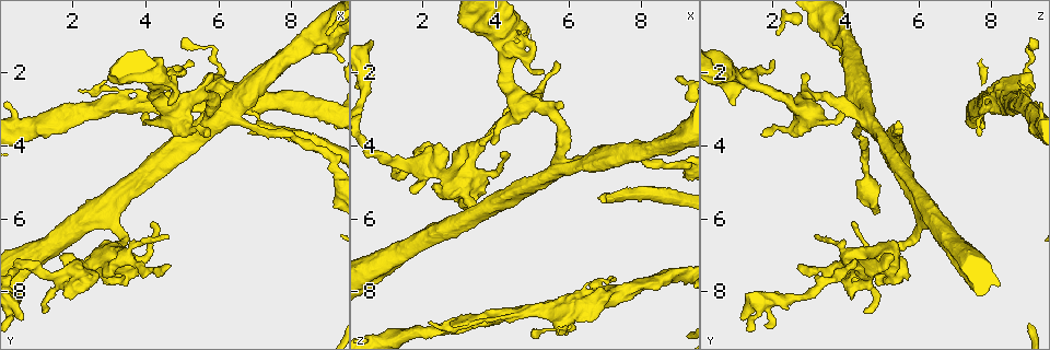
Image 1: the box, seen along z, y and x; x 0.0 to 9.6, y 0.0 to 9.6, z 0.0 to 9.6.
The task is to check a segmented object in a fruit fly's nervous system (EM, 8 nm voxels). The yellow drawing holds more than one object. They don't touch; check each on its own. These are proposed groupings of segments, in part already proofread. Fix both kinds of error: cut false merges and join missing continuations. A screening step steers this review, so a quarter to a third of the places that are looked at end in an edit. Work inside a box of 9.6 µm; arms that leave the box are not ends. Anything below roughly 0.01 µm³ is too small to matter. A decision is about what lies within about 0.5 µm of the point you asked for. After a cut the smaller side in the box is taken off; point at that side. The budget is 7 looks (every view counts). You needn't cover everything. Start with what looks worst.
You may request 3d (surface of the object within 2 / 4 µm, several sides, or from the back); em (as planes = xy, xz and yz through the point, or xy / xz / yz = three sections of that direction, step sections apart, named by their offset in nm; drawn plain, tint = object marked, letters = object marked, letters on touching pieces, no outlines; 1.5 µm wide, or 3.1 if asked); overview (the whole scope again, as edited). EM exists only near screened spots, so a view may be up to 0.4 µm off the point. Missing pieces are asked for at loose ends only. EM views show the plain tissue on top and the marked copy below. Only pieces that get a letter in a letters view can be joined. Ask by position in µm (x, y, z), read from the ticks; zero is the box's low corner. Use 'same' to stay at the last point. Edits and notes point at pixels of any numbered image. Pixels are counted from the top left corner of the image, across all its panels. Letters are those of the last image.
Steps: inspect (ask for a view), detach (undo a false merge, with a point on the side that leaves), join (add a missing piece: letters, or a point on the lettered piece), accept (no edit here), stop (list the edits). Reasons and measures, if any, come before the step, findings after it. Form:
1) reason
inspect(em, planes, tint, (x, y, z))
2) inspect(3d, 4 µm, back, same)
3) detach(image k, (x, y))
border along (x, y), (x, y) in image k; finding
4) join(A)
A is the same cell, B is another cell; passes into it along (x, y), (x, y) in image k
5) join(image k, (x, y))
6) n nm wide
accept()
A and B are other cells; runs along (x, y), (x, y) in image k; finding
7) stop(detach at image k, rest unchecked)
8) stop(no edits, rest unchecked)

two arms in line, one across
inspect(em, planes, letters, (6.00, 3.10, 4.60))

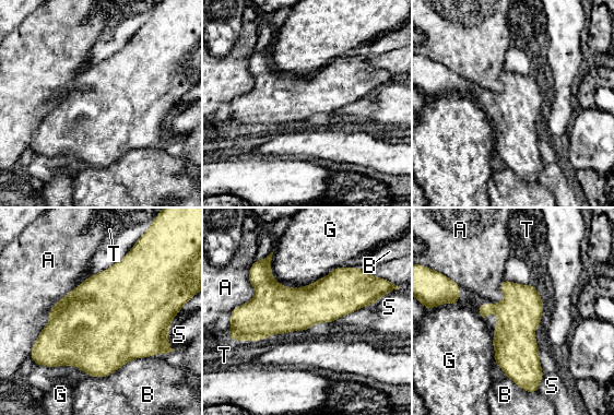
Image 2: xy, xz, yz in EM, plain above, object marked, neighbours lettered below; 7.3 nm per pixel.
accept()
A, B, G, S and T are other cells; border along (83, 281), (49, 310), (31, 347) in image 2; continuous, no second cell

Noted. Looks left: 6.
abrupt turn
inspect(3d, 2 µm, (3.95, 7.15, 4.80))

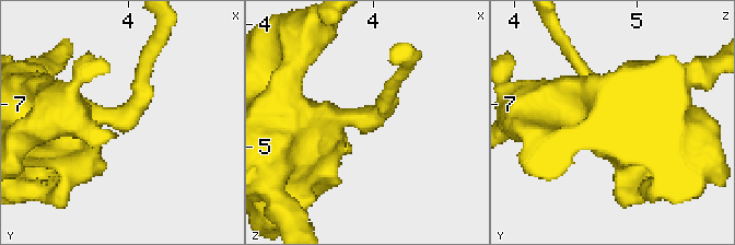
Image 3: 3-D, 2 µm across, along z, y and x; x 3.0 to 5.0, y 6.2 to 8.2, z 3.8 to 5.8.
now the EM
inspect(em, planes, letters, (4.02, 7.08, 4.76))

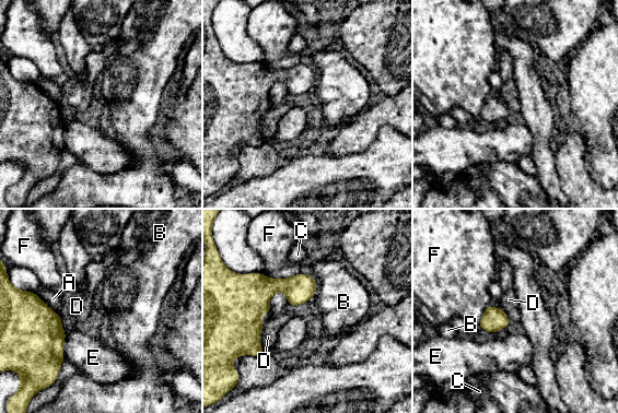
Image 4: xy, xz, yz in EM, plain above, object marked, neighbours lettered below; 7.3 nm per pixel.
170 nm wide
accept()
A, B, C, D, E and F are other cells; border along (316, 281), (316, 292), (313, 296) in image 4; one cell here

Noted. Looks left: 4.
thin neck
inspect(em, planes, tint, (5.70, 1.25, 9.05))

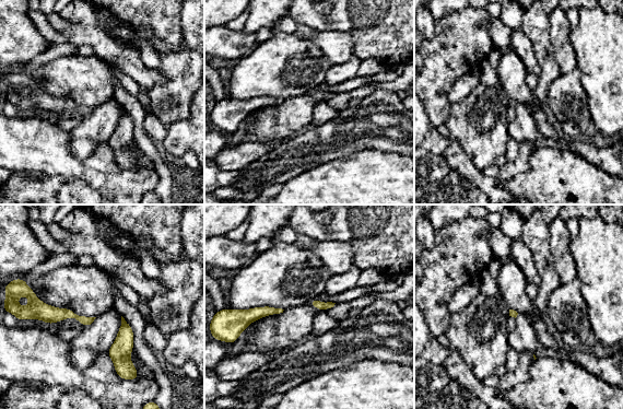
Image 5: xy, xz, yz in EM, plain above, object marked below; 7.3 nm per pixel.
inspect(em, planes, letters, same)

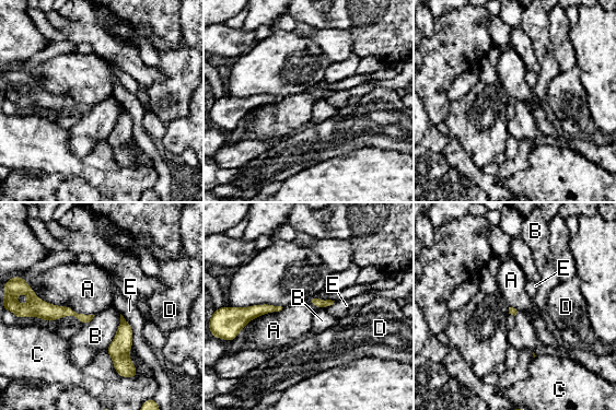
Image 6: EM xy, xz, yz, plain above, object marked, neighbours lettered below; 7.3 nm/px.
50 nm wide; A touches over 400 nm
accept()
A, B, C, D and E are other cells; all the same cell

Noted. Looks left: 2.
stop(no edits, rest unchecked)

